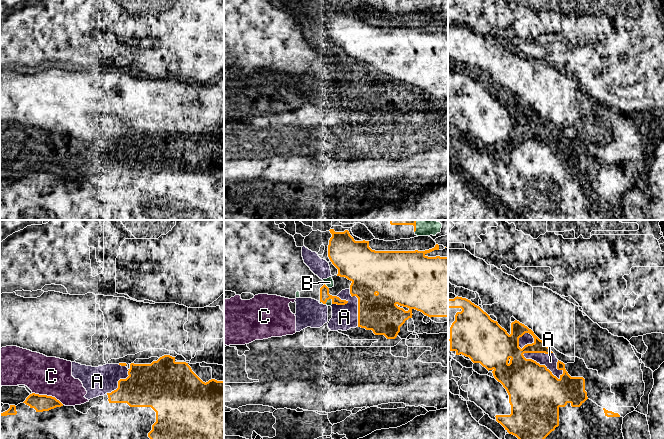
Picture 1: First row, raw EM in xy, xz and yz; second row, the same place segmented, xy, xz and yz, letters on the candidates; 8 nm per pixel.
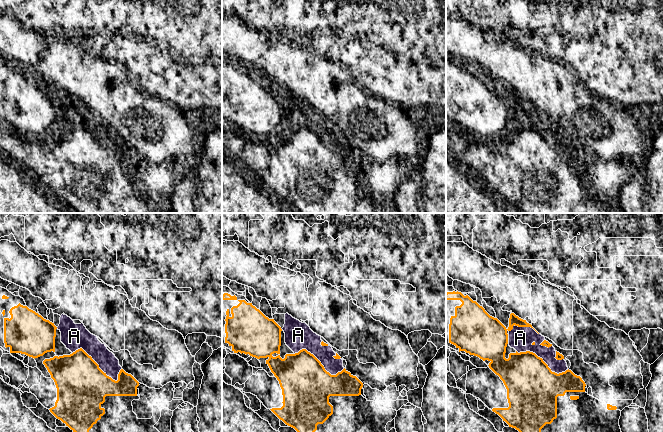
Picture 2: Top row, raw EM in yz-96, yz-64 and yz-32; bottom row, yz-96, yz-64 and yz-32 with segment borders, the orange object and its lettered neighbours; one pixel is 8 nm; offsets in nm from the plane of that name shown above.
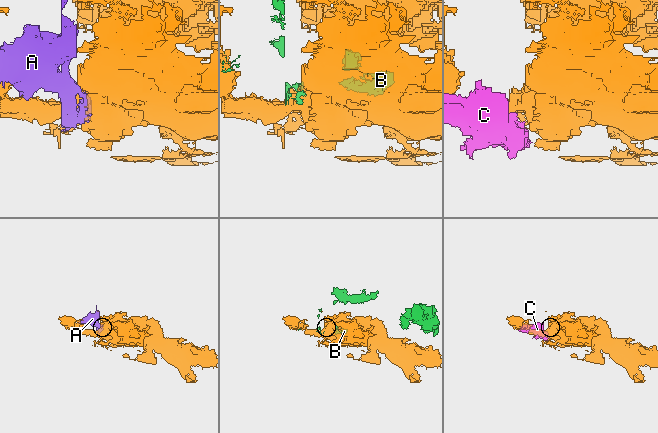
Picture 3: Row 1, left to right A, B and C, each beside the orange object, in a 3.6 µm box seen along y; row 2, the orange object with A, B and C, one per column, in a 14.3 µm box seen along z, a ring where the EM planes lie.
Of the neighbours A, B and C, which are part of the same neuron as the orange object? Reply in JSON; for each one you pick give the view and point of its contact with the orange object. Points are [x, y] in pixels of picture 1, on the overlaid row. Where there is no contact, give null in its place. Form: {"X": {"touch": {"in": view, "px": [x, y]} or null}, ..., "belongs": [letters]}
{"belongs": []}

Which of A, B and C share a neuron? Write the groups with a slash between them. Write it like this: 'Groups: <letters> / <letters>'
Groups: A C / B

